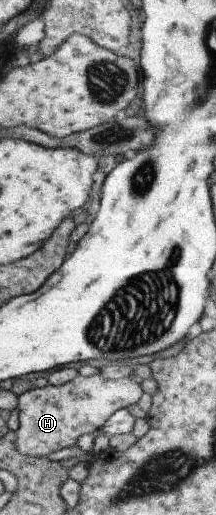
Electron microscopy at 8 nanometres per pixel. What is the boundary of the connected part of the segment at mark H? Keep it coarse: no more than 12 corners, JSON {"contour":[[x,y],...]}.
{"contour":[[81,371],[19,395],[20,453],[46,458],[139,401]]}

